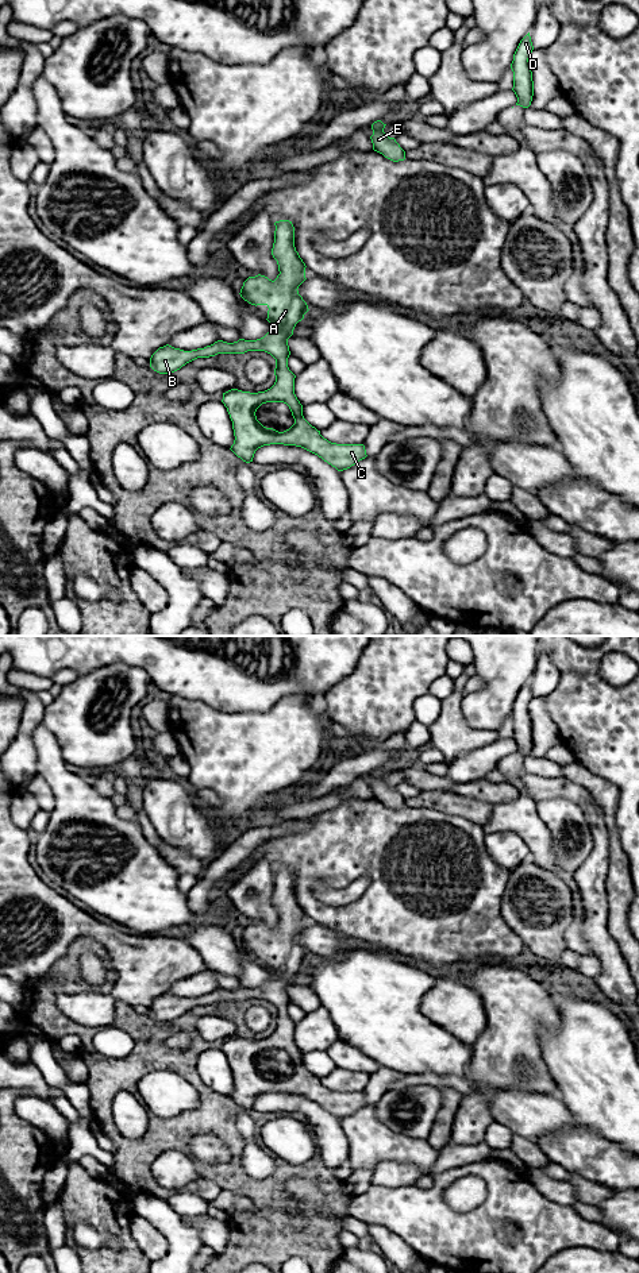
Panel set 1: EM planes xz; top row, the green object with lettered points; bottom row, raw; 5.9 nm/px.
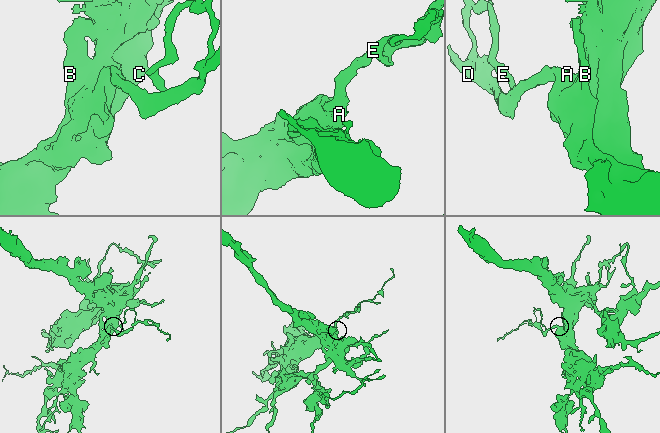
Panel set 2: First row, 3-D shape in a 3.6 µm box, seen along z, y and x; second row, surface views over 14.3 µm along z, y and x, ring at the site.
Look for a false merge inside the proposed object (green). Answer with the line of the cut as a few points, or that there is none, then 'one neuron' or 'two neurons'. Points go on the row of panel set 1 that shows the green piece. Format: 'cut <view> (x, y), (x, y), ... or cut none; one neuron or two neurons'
cut none; one neuron

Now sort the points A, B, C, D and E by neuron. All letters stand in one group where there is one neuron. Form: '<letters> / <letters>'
A B C D E

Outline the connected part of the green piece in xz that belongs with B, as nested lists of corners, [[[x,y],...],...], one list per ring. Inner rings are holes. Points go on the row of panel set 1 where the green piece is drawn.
[[[289,220],[274,223],[274,243],[272,255],[277,261],[280,274],[274,281],[265,275],[249,277],[240,289],[240,297],[251,305],[266,305],[267,321],[272,328],[257,340],[239,339],[234,343],[218,340],[204,348],[184,351],[169,344],[159,347],[150,358],[150,367],[159,374],[172,374],[197,358],[218,354],[245,354],[265,351],[276,359],[274,385],[258,393],[231,389],[223,393],[222,402],[227,408],[234,429],[231,451],[243,462],[253,462],[258,448],[270,444],[301,447],[324,462],[343,471],[365,459],[363,444],[336,444],[320,435],[303,416],[303,405],[295,394],[296,375],[288,367],[290,355],[288,339],[304,315],[309,310],[299,294],[299,286],[305,278],[305,263],[295,247],[295,227]],[[266,402],[284,402],[289,406],[295,424],[278,432],[263,427],[255,416],[257,409]]]

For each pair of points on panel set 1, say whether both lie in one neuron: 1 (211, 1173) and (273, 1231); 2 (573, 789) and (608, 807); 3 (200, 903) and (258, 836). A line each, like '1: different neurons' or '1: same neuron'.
1: same neuron
2: different neurons
3: same neuron

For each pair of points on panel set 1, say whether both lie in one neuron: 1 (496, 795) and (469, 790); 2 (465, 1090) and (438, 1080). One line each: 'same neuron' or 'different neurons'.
1: same neuron
2: same neuron

